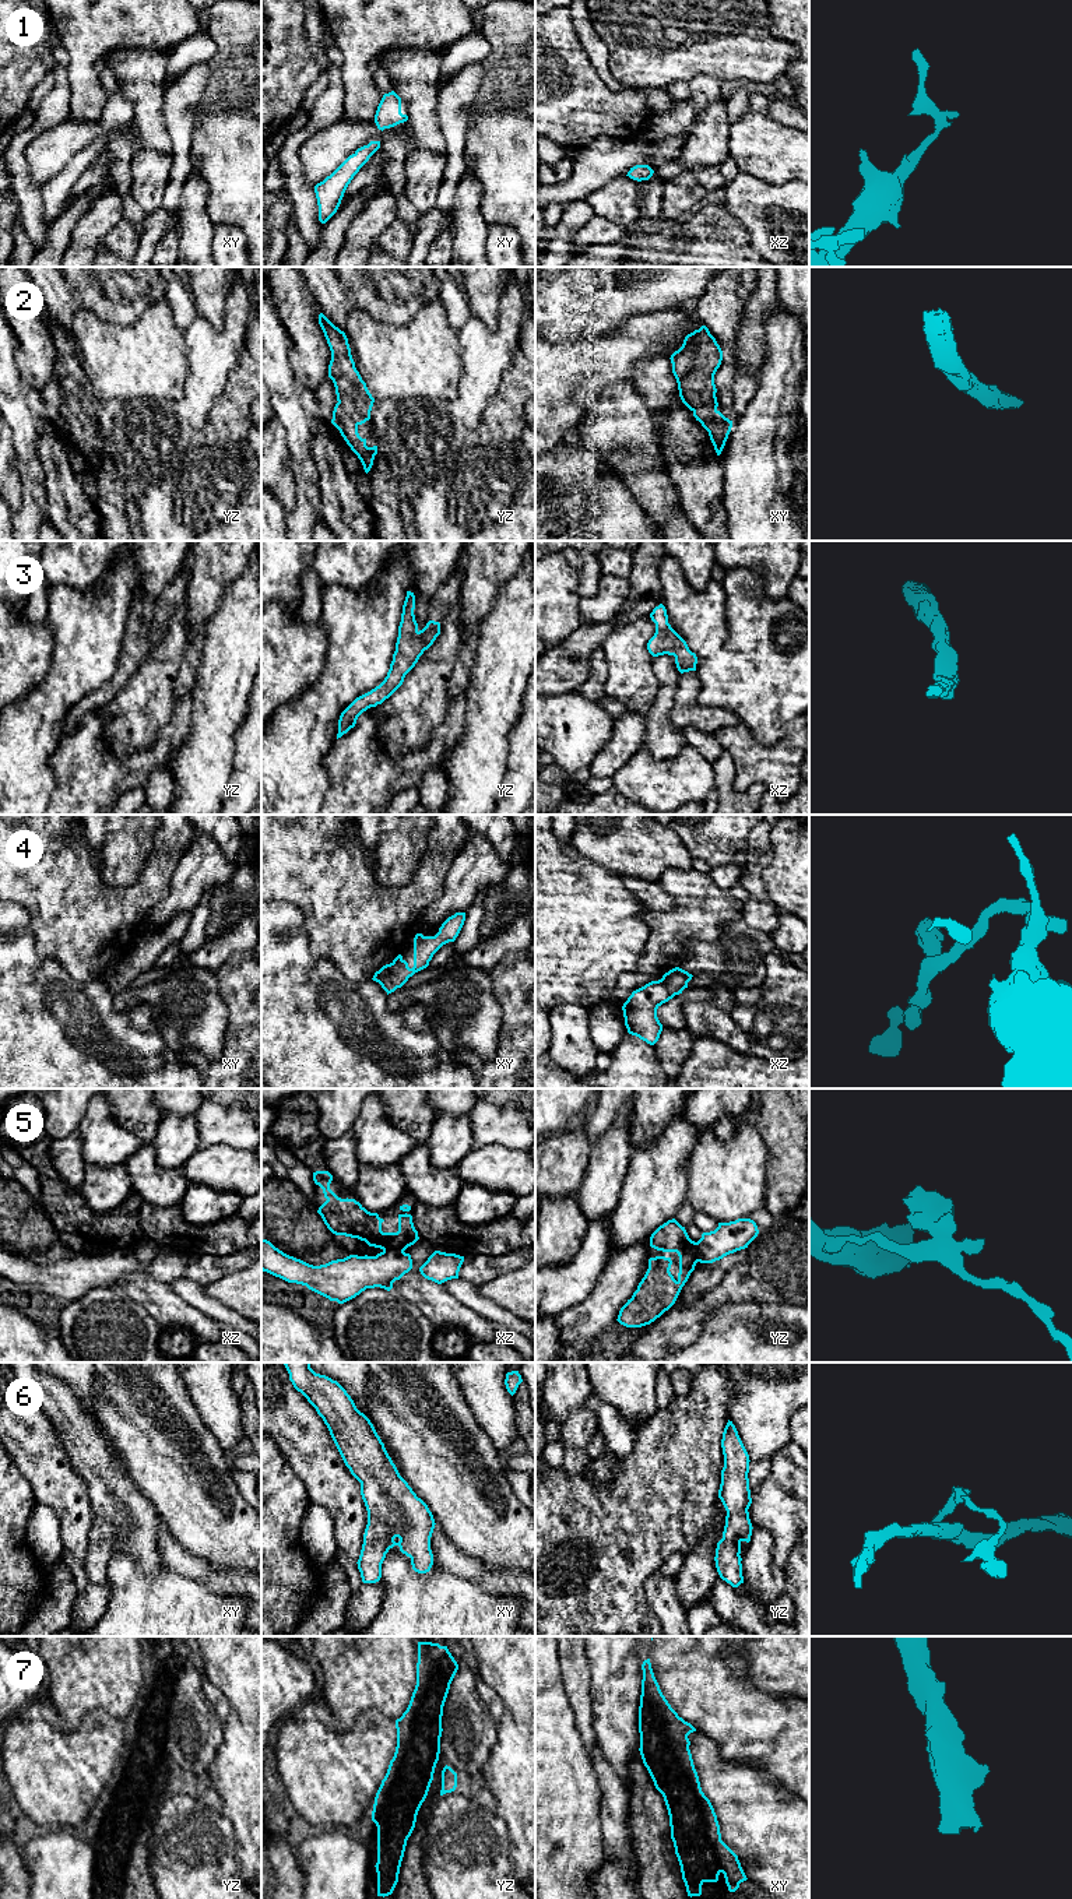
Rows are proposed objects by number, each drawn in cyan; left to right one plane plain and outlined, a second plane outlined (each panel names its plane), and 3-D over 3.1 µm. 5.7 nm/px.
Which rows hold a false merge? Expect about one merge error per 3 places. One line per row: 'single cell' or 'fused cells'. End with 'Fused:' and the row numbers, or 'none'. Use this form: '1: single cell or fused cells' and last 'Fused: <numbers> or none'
1: single cell
2: single cell
3: single cell
4: single cell
5: fused cells
6: single cell
7: single cell
Fused: 5

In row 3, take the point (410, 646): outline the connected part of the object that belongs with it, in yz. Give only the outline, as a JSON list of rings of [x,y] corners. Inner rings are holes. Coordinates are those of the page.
[[[407,591],[393,661],[384,681],[370,692],[356,697],[340,715],[337,739],[355,727],[358,717],[370,707],[382,704],[404,682],[405,675],[415,667],[419,657],[440,634],[440,623],[429,620],[419,630],[414,615],[415,595]]]

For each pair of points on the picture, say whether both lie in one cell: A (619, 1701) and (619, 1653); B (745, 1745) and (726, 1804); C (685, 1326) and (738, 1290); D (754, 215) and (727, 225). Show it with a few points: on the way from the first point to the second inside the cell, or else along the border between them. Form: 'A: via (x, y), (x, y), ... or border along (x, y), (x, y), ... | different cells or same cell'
A: via (619, 1690), (619, 1664) | same cell
B: border along (714, 1741), (727, 1759), (758, 1766), (770, 1775) | different cells
C: via (698, 1314), (713, 1298), (726, 1291) | same cell
D: border along (720, 203), (742, 225), (748, 242), (755, 249) | different cells

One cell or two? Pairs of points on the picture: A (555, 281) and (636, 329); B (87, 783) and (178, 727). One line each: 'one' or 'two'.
A: two
B: one

